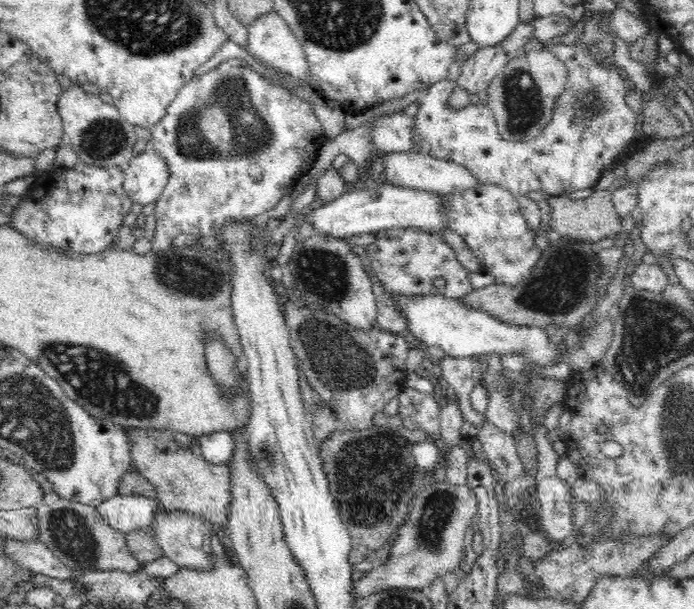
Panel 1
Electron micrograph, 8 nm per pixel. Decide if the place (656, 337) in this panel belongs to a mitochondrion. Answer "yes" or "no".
yes

